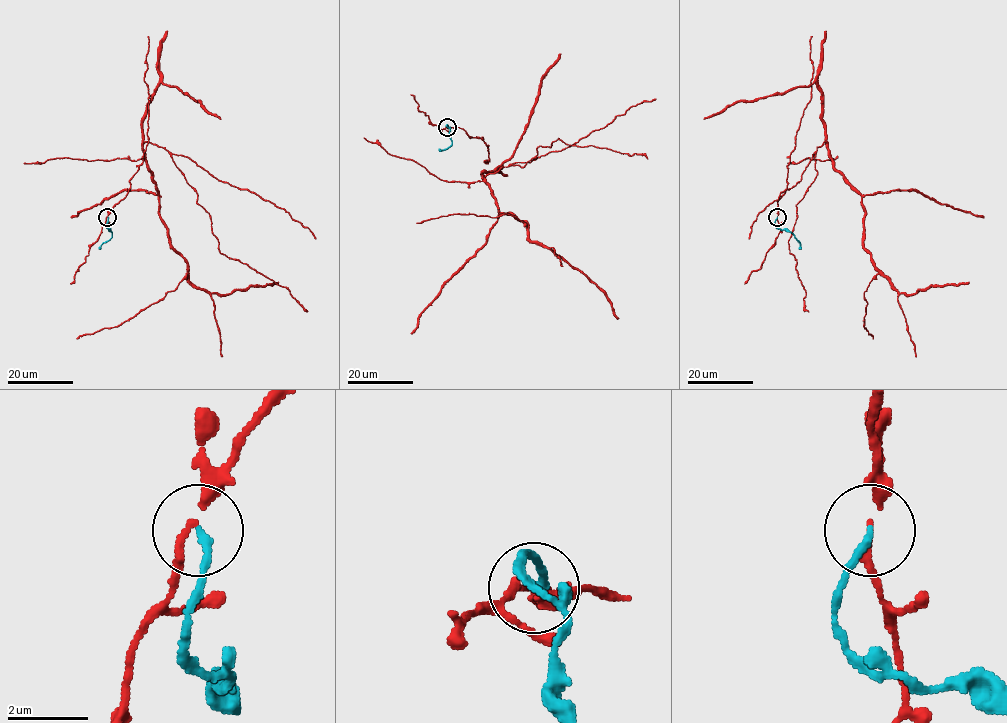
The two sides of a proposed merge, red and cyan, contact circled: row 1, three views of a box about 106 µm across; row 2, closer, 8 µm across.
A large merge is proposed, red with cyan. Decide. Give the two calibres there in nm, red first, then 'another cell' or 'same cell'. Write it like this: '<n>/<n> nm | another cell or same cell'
170/180 nm | another cell

